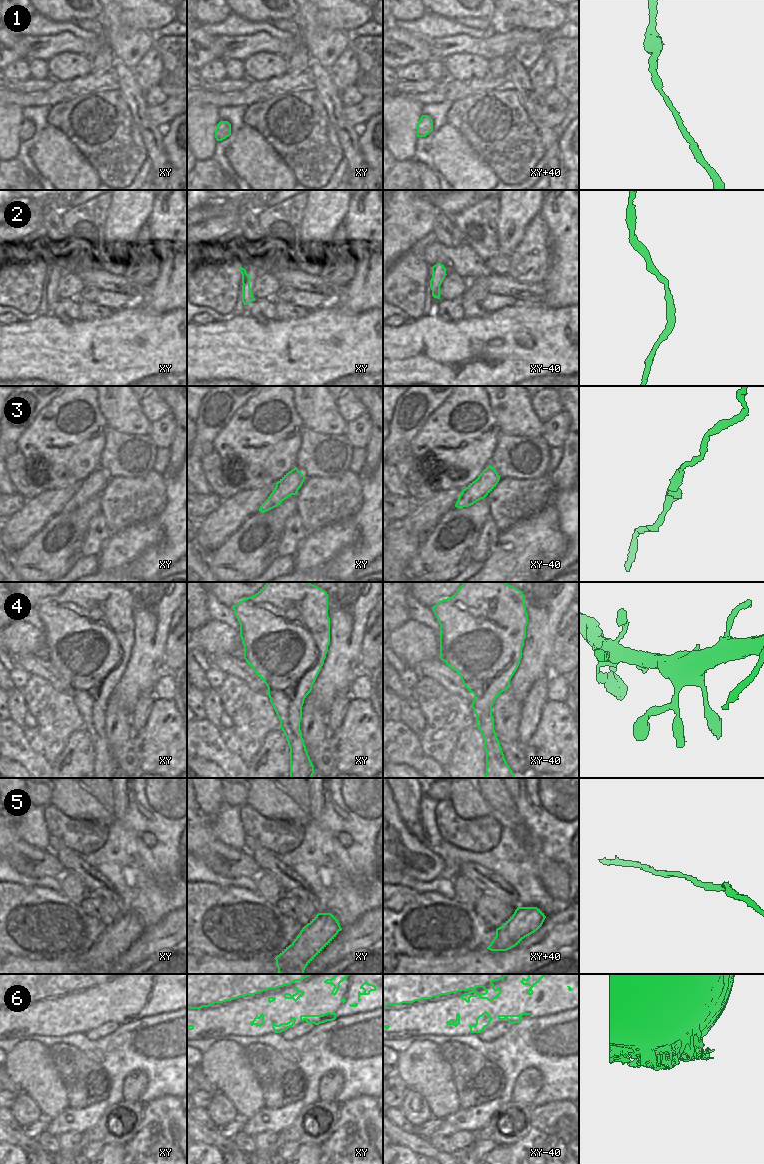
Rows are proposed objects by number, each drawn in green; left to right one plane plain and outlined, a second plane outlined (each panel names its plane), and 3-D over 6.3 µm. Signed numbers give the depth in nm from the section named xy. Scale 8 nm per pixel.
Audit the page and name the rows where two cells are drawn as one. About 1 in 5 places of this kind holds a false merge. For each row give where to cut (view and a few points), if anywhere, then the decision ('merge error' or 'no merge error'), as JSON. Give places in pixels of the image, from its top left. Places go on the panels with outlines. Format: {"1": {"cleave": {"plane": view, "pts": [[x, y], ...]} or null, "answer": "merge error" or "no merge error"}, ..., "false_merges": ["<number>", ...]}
{"1": {"cleave": null, "answer": "no merge error"}, "2": {"cleave": null, "answer": "no merge error"}, "3": {"cleave": null, "answer": "no merge error"}, "4": {"cleave": null, "answer": "no merge error"}, "5": {"cleave": null, "answer": "no merge error"}, "6": {"cleave": null, "answer": "no merge error"}, "false_merges": []}

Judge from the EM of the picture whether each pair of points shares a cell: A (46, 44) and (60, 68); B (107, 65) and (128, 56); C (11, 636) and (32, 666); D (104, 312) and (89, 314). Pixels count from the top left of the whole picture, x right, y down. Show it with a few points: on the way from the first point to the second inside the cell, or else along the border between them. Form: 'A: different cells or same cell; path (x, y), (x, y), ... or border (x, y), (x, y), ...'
A: different cells; border (76, 52), (60, 52), (47, 61)
B: different cells; border (108, 45), (114, 57)
C: different cells; border (11, 654), (35, 655)
D: same cell; path (100, 312), (93, 312)

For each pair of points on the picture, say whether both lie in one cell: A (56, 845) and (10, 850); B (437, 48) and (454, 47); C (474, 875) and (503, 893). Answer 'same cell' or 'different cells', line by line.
A: different cells
B: same cell
C: same cell

